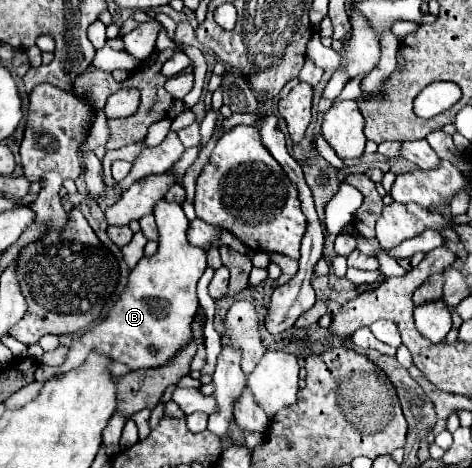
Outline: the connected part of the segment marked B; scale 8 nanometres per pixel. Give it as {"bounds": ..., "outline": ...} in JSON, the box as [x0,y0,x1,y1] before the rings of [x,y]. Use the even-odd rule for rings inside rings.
{"bounds":[63,200,207,370],"outline":[[[159,200],[153,208],[153,216],[159,228],[159,248],[153,256],[143,256],[137,266],[129,274],[129,282],[125,292],[119,296],[117,304],[109,310],[107,318],[93,326],[91,330],[85,330],[81,338],[77,338],[67,354],[67,360],[63,362],[65,370],[71,370],[73,366],[79,366],[91,350],[97,350],[101,354],[111,356],[117,362],[123,362],[131,366],[131,370],[139,368],[153,368],[153,366],[163,366],[179,348],[183,348],[191,340],[191,322],[195,318],[195,312],[199,308],[197,300],[197,282],[201,274],[205,272],[207,258],[201,248],[195,248],[187,242],[187,228],[189,220],[177,202],[165,202]]]}

